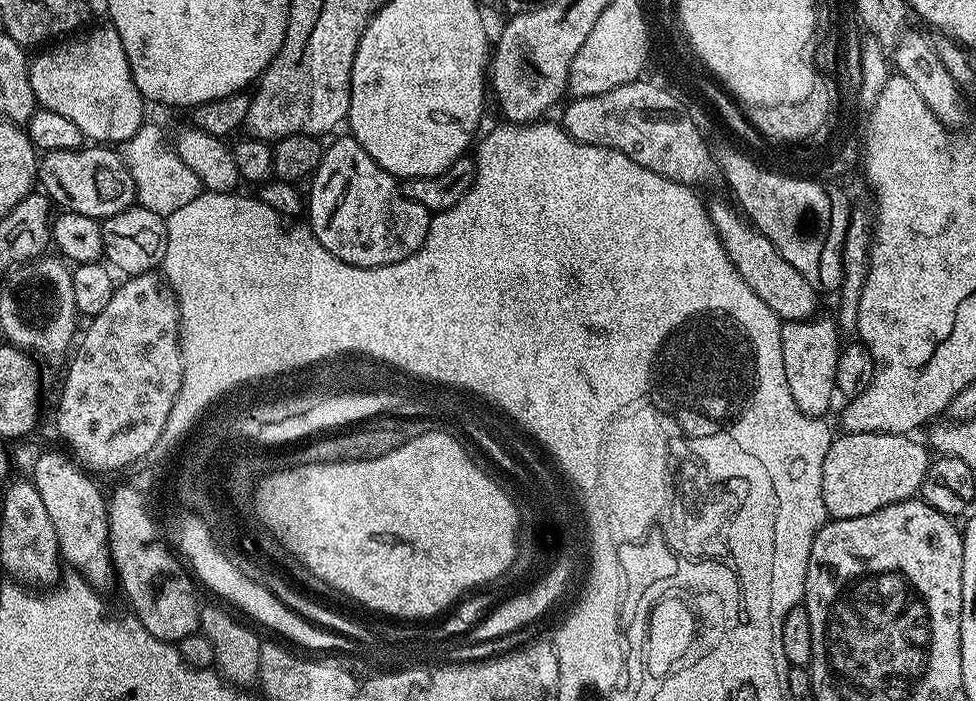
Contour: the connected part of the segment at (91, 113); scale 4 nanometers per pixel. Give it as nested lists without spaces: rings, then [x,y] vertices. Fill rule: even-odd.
[[[111,26],[95,28],[89,36],[76,34],[61,39],[40,50],[45,52],[33,55],[28,66],[30,90],[34,90],[40,108],[54,110],[54,114],[66,114],[89,141],[119,146],[133,139],[145,122],[146,101],[132,77],[118,30]]]

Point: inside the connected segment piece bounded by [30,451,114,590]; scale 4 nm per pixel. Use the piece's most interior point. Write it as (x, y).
(79, 511)

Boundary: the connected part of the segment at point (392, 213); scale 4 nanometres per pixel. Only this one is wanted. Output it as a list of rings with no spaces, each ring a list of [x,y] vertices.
[[[351,134],[340,136],[332,145],[323,149],[320,165],[311,177],[312,189],[306,192],[306,223],[312,229],[314,238],[334,258],[359,268],[377,268],[390,266],[394,262],[402,262],[402,258],[410,258],[422,246],[428,233],[432,216],[426,206],[418,206],[418,202],[410,202],[400,189],[400,180],[391,176]]]

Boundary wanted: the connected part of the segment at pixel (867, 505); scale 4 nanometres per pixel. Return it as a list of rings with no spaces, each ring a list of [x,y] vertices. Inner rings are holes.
[[[898,434],[837,435],[826,454],[826,462],[822,462],[822,498],[829,517],[858,518],[874,514],[882,506],[913,499],[928,473],[930,455],[923,443],[912,439],[916,438]]]

